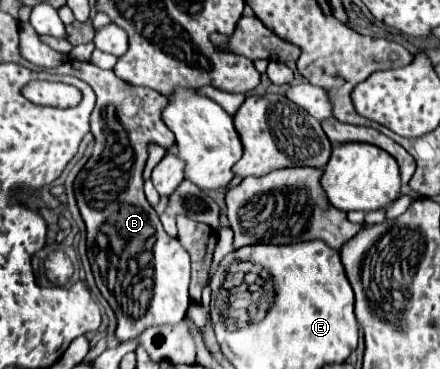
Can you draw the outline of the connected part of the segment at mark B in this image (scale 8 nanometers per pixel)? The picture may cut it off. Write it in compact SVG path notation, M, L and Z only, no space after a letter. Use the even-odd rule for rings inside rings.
M67 59L61 67L51 69L51 73L75 75L89 83L97 95L97 105L91 113L95 147L75 177L73 187L77 207L87 227L87 257L95 283L117 318L117 341L125 343L127 339L137 339L145 331L139 327L175 325L184 319L189 309L189 255L177 239L169 239L163 231L159 215L143 195L141 177L147 159L147 143L155 141L165 149L175 143L175 135L171 135L171 129L161 119L169 99L147 87L129 85L113 71L99 69L85 61ZM145 253L151 253L151 257L145 257Z

